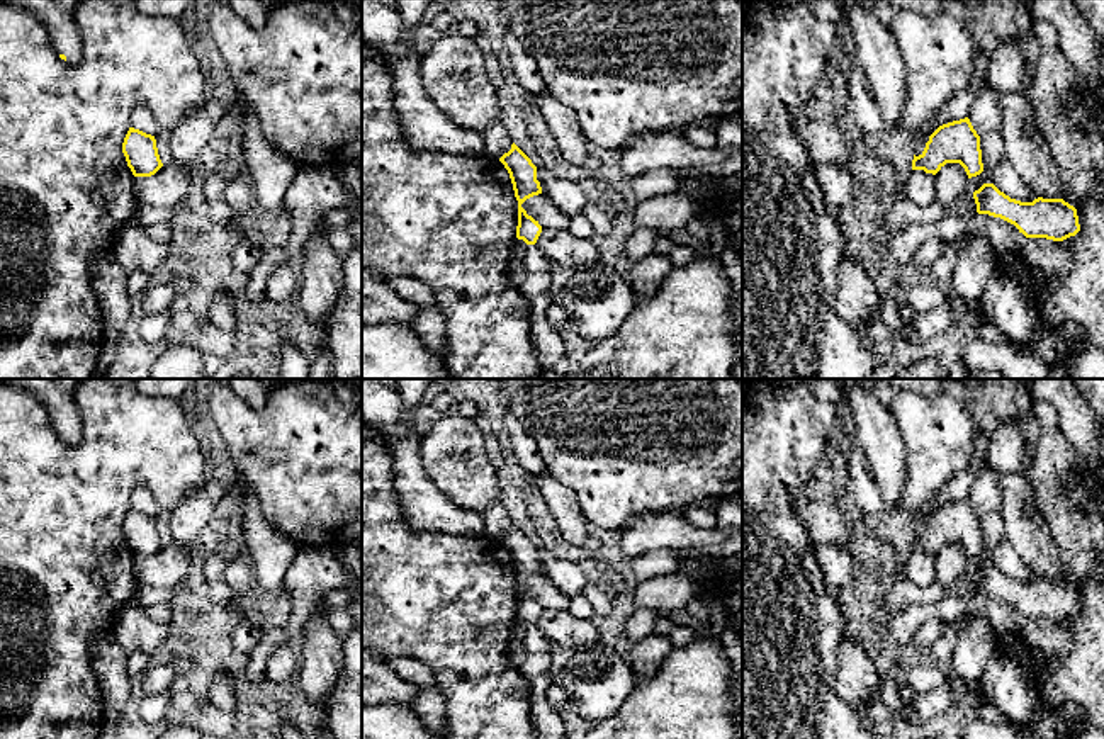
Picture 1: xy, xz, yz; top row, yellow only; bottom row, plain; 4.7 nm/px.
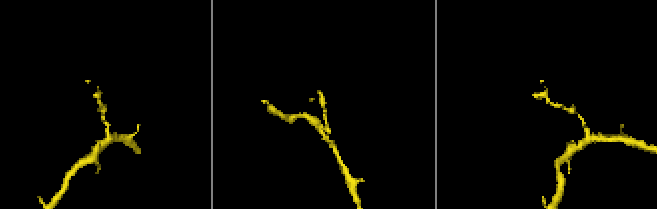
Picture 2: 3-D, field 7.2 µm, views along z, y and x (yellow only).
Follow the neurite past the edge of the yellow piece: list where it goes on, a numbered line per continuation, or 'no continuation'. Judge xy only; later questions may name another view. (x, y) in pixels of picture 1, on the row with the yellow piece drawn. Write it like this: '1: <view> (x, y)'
1: xy (58, 16)

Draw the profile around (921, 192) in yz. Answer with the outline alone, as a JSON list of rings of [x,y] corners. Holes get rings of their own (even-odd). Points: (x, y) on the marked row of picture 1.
[[[910,170],[907,197],[921,207],[936,200],[936,175],[924,170]]]

